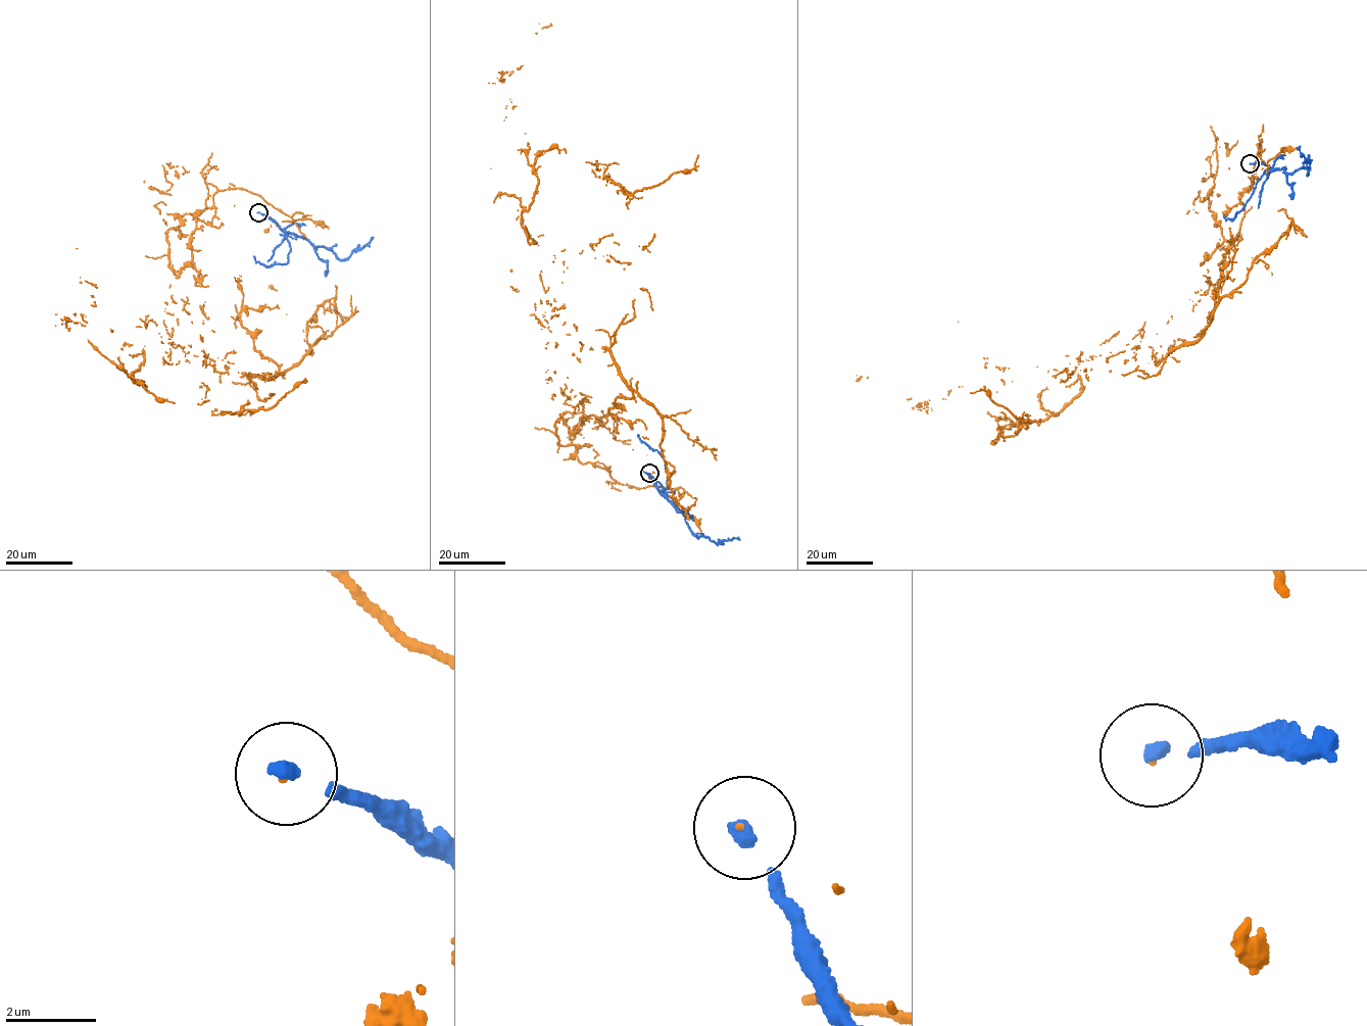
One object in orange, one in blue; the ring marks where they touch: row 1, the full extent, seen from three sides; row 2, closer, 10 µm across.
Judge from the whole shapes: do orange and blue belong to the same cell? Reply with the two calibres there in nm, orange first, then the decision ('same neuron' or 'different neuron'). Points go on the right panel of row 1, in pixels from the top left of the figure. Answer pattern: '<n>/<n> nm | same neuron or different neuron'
30/280 nm | different neuron

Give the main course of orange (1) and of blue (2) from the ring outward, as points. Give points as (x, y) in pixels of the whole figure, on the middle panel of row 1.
1: (649, 473), (557, 442), (632, 395), (540, 322), (521, 215), (552, 148), (628, 195), (697, 155)
2: (649, 473), (657, 490), (684, 514), (688, 527), (697, 536), (705, 536), (717, 542), (740, 540)

